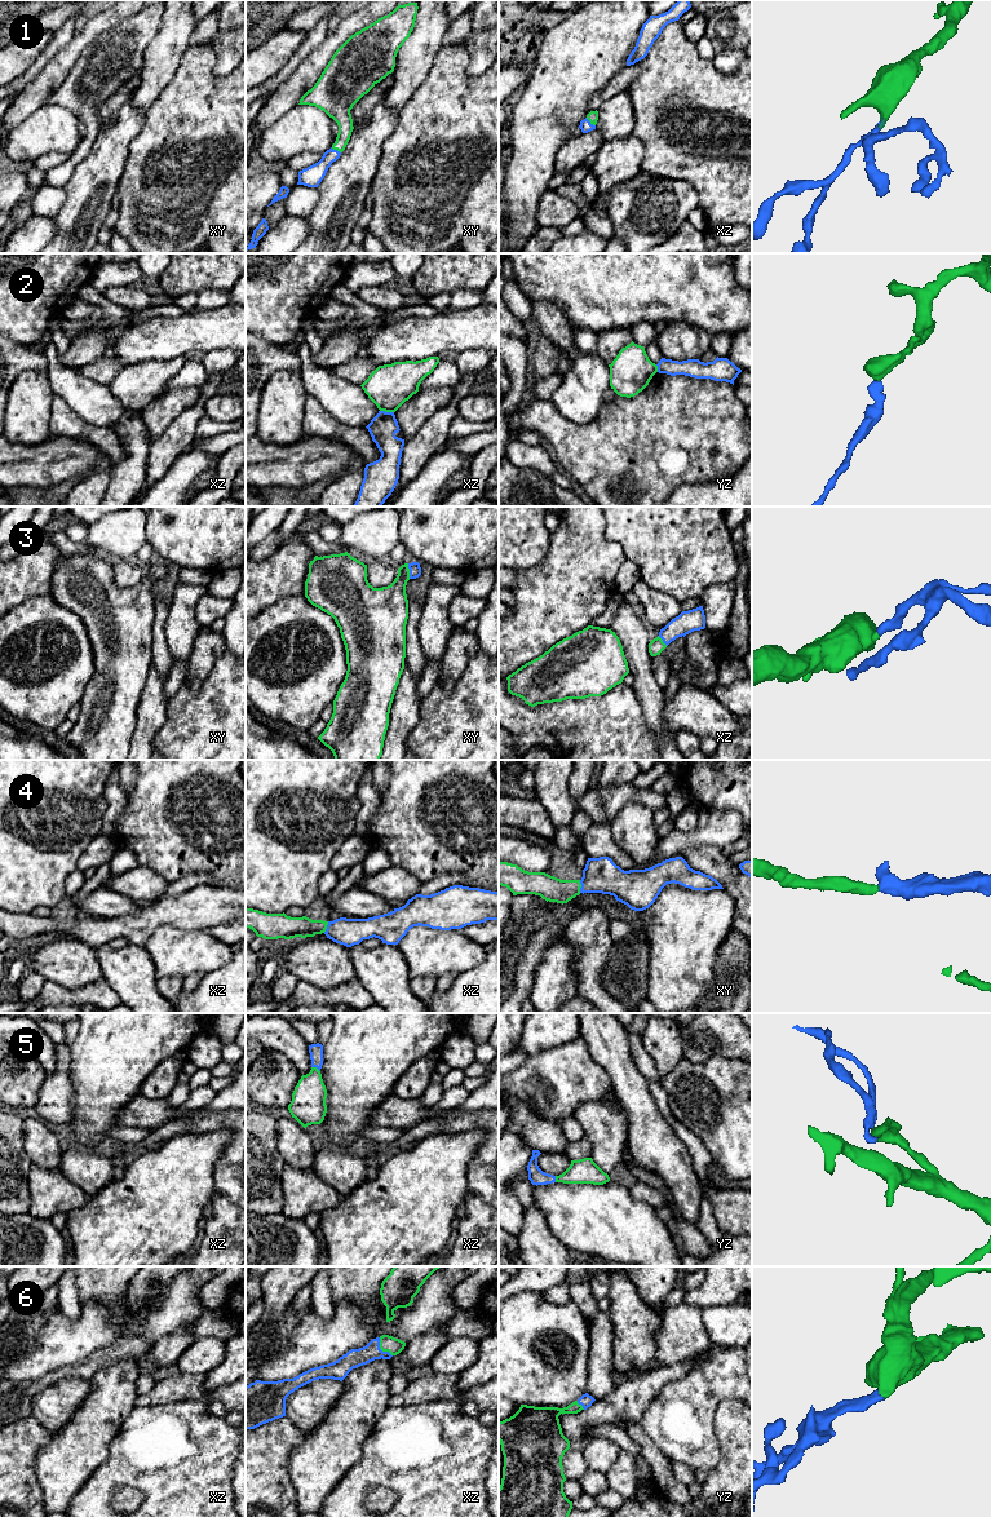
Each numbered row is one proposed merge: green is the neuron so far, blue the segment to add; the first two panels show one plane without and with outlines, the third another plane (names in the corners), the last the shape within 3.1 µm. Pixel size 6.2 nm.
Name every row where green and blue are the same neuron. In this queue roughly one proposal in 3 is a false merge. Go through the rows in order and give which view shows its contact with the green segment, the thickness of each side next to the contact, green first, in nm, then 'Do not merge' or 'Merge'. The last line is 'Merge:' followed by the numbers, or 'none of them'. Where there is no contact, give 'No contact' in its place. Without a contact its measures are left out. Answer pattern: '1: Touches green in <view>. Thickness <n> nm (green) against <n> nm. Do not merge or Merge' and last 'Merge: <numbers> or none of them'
1: Touches green in xz. Thickness 70 nm (green) against 70 nm. Merge
2: Touches green in xz. Thickness 280 nm (green) against 170 nm. Do not merge
3: Touches green in xy. Thickness 240 nm (green) against 80 nm. Merge
4: Touches green in xy. Thickness 160 nm (green) against 220 nm. Merge
5: Touches green in xz. Thickness 220 nm (green) against 90 nm. Merge
6: Touches green in xz. Thickness 100 nm (green) against 120 nm. Merge
Merge: 1, 3, 4, 5, 6

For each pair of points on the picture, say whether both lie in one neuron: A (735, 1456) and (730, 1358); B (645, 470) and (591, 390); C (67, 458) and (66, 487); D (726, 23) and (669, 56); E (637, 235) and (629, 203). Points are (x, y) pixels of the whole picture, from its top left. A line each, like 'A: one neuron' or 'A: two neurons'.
A: two neurons
B: two neurons
C: two neurons
D: two neurons
E: one neuron

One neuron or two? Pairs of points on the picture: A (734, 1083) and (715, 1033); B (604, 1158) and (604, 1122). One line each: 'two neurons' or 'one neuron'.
A: two neurons
B: one neuron

